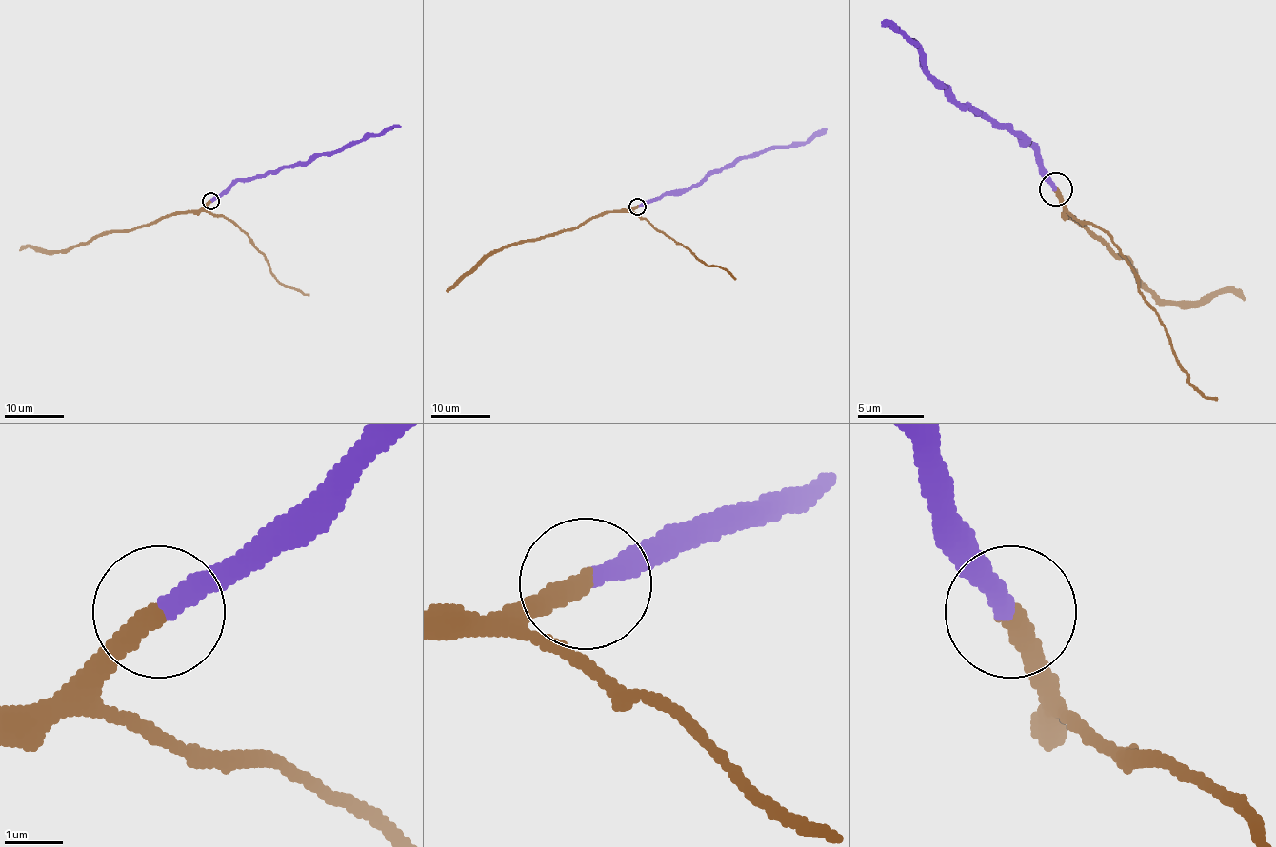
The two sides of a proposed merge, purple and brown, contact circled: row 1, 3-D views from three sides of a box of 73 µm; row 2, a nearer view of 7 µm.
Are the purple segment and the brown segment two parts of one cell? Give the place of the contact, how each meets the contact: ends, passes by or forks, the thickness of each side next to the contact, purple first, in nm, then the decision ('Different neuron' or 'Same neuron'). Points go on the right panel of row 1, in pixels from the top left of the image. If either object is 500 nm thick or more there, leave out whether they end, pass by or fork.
Place: (1056, 189). At the ring purple ends. At the ring brown ends. Thickness 360 nm (purple) against 380 nm. Different neuron

